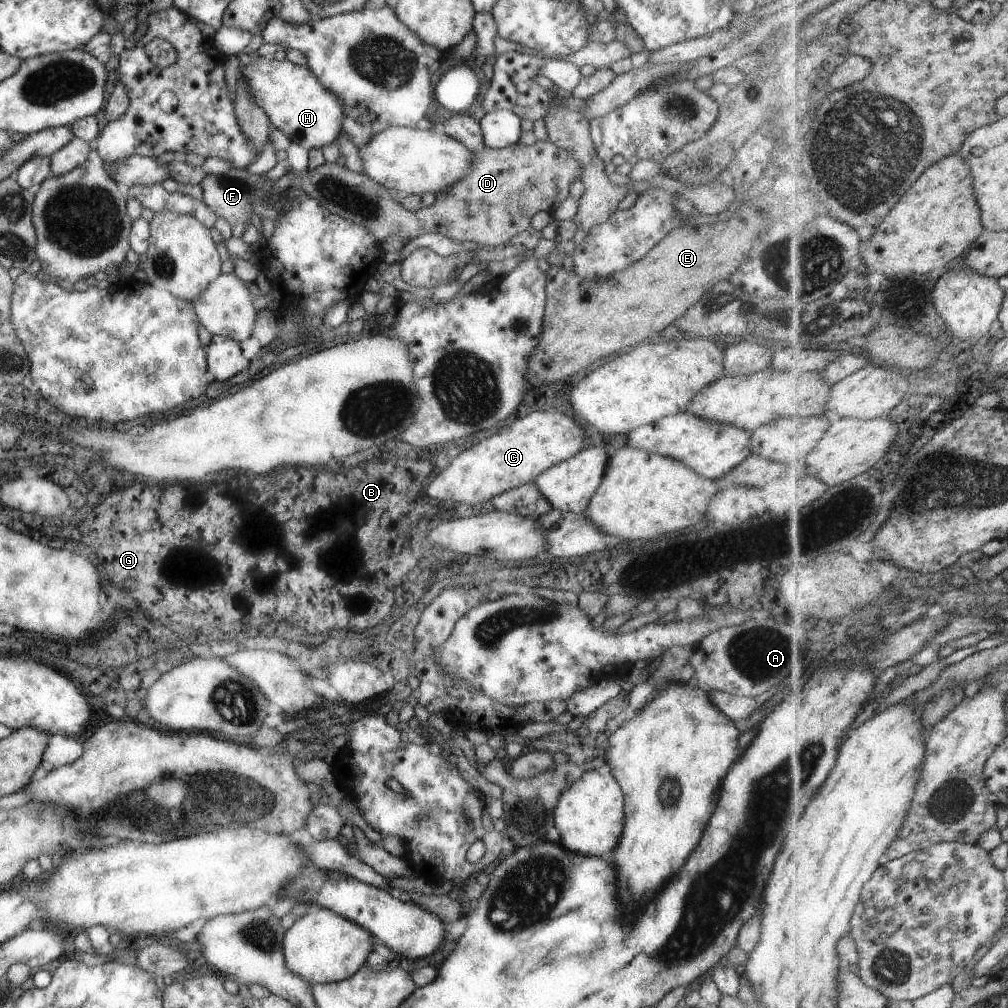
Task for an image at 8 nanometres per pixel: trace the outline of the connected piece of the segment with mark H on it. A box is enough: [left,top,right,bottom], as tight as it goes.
[241,54,343,151]

